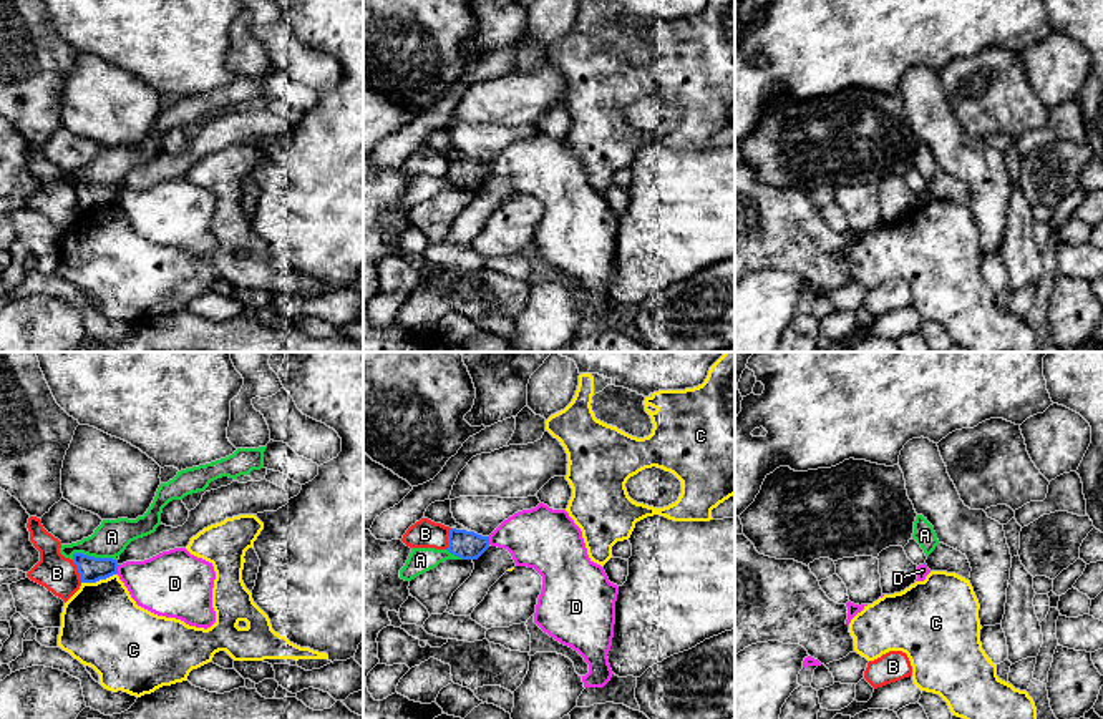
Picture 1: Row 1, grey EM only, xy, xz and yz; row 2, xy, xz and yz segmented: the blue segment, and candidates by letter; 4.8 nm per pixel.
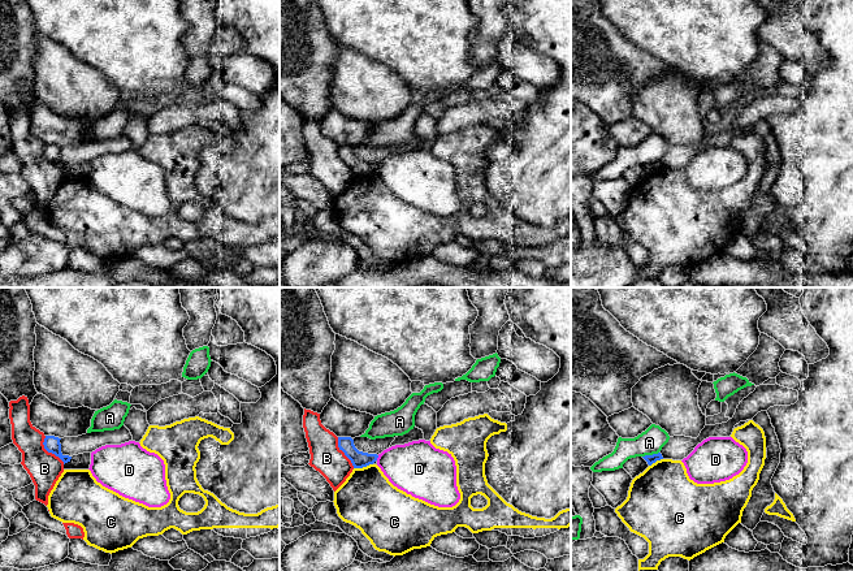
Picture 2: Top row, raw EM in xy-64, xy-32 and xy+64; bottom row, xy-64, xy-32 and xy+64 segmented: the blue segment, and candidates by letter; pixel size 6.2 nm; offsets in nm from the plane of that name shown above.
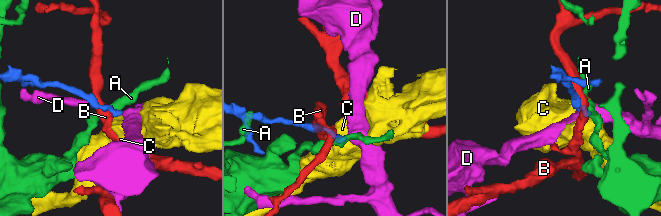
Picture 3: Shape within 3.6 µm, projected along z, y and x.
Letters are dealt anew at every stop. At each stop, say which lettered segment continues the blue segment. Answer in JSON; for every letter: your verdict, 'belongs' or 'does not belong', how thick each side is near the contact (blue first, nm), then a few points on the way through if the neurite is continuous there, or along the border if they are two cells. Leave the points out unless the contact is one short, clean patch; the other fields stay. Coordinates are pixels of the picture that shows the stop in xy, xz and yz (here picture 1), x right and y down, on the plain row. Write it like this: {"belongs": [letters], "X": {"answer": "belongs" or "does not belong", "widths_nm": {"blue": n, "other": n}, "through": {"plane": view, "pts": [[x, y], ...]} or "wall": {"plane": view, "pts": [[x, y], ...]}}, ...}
{"belongs": [], "A": {"answer": "does not belong", "widths_nm": {"blue": 120, "other": 170}}, "B": {"answer": "does not belong", "widths_nm": {"blue": 120, "other": 180}}, "C": {"answer": "does not belong", "widths_nm": {"blue": 120, "other": 400}, "wall": {"plane": "xy", "pts": [[115, 201], [82, 211]]}}, "D": {"answer": "does not belong", "widths_nm": {"blue": 120, "other": 300}, "wall": {"plane": "xy", "pts": [[120, 193], [115, 201]]}}}

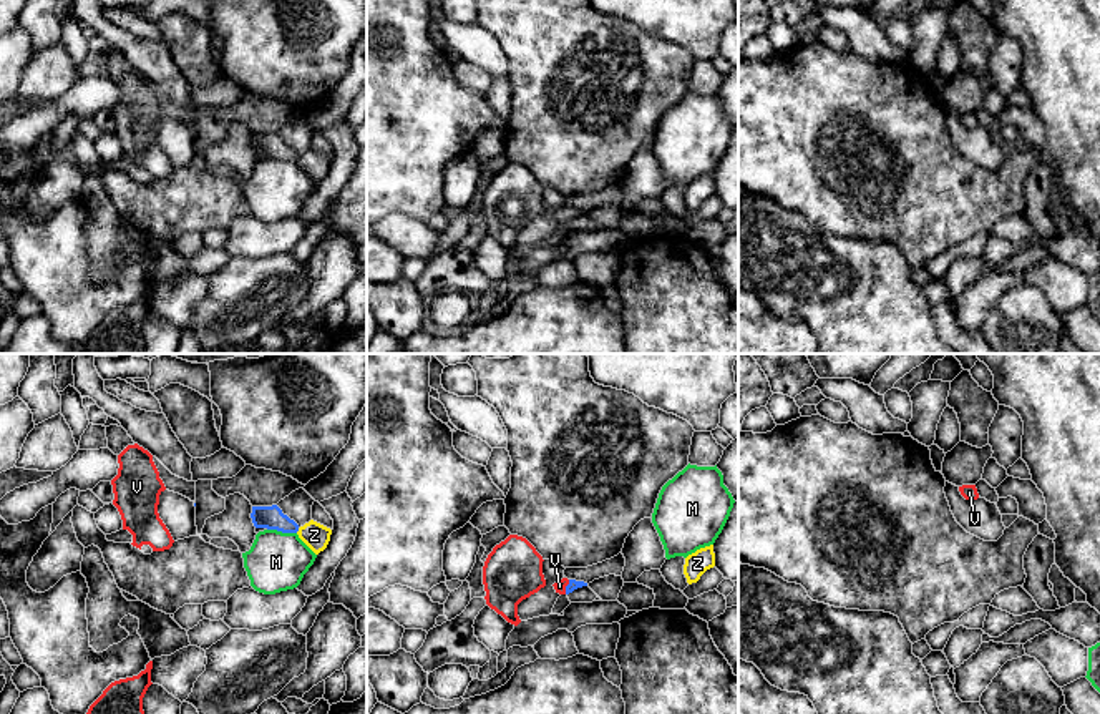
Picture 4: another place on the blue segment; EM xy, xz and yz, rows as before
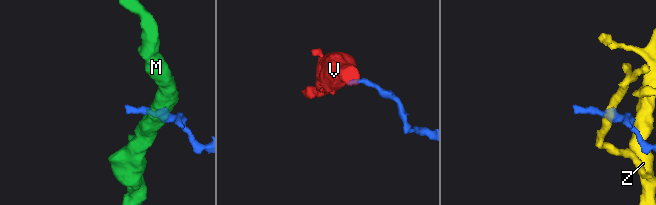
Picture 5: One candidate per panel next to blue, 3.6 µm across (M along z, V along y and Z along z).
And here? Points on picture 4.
{"belongs": ["V"], "M": {"answer": "does not belong", "widths_nm": {"blue": 110, "other": 280}, "wall": {"plane": "xy", "pts": [[267, 156], [296, 161]]}}, "V": {"answer": "belongs", "widths_nm": {"blue": 50, "other": 60}, "through": {"plane": "xz", "pts": [[573, 213], [566, 215], [559, 215]]}}, "Z": {"answer": "does not belong", "widths_nm": {"blue": 110, "other": 120}}}

